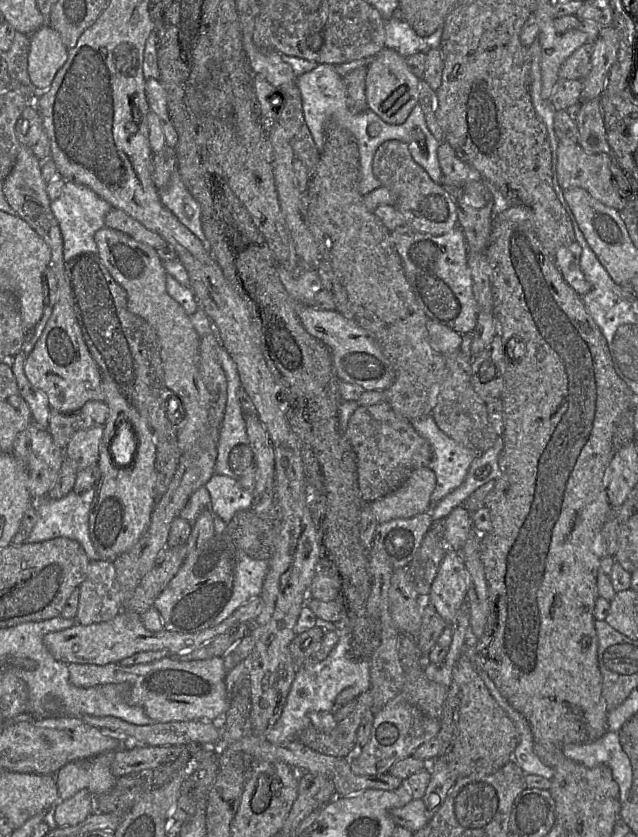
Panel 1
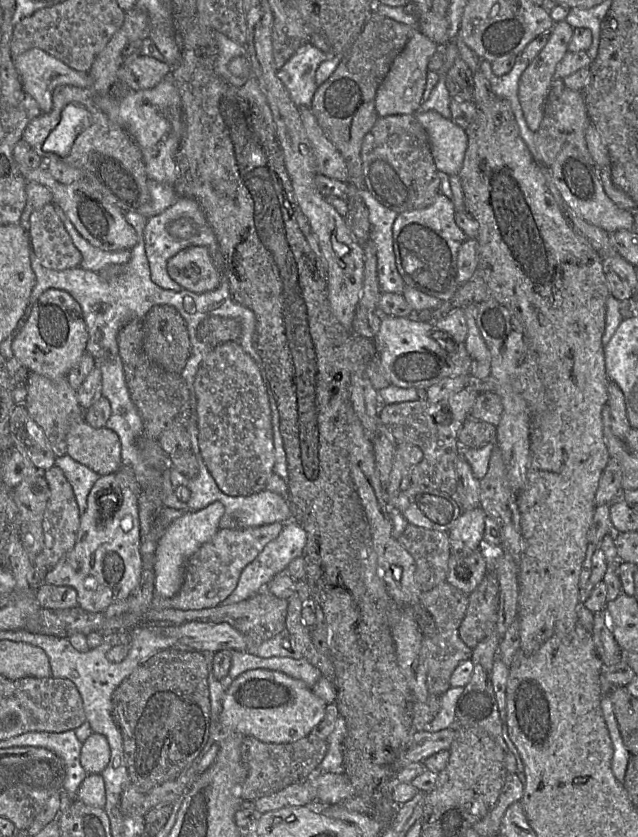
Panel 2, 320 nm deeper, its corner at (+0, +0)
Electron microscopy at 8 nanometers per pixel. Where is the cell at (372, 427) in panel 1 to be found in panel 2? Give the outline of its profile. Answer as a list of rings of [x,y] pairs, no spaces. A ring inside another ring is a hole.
[[[468,384],[454,395],[436,403],[428,400],[416,400],[381,405],[380,424],[390,432],[396,446],[412,444],[418,446],[423,452],[422,460],[411,471],[411,483],[455,496],[457,488],[456,460],[461,450],[458,432],[470,416],[478,394],[477,390]]]

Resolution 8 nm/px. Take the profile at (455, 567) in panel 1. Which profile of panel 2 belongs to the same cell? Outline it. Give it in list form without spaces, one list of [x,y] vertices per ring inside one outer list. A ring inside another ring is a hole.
[[[480,506],[462,511],[455,525],[448,532],[451,554],[467,555],[484,547],[483,534],[486,517],[486,513]]]

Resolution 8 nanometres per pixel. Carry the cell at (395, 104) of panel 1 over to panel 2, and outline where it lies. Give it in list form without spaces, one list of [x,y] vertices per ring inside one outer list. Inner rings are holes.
[[[415,31],[404,49],[394,59],[389,72],[380,84],[375,99],[375,109],[379,117],[400,114],[414,114],[422,103],[427,78],[427,64],[430,57],[440,50],[435,42]]]

